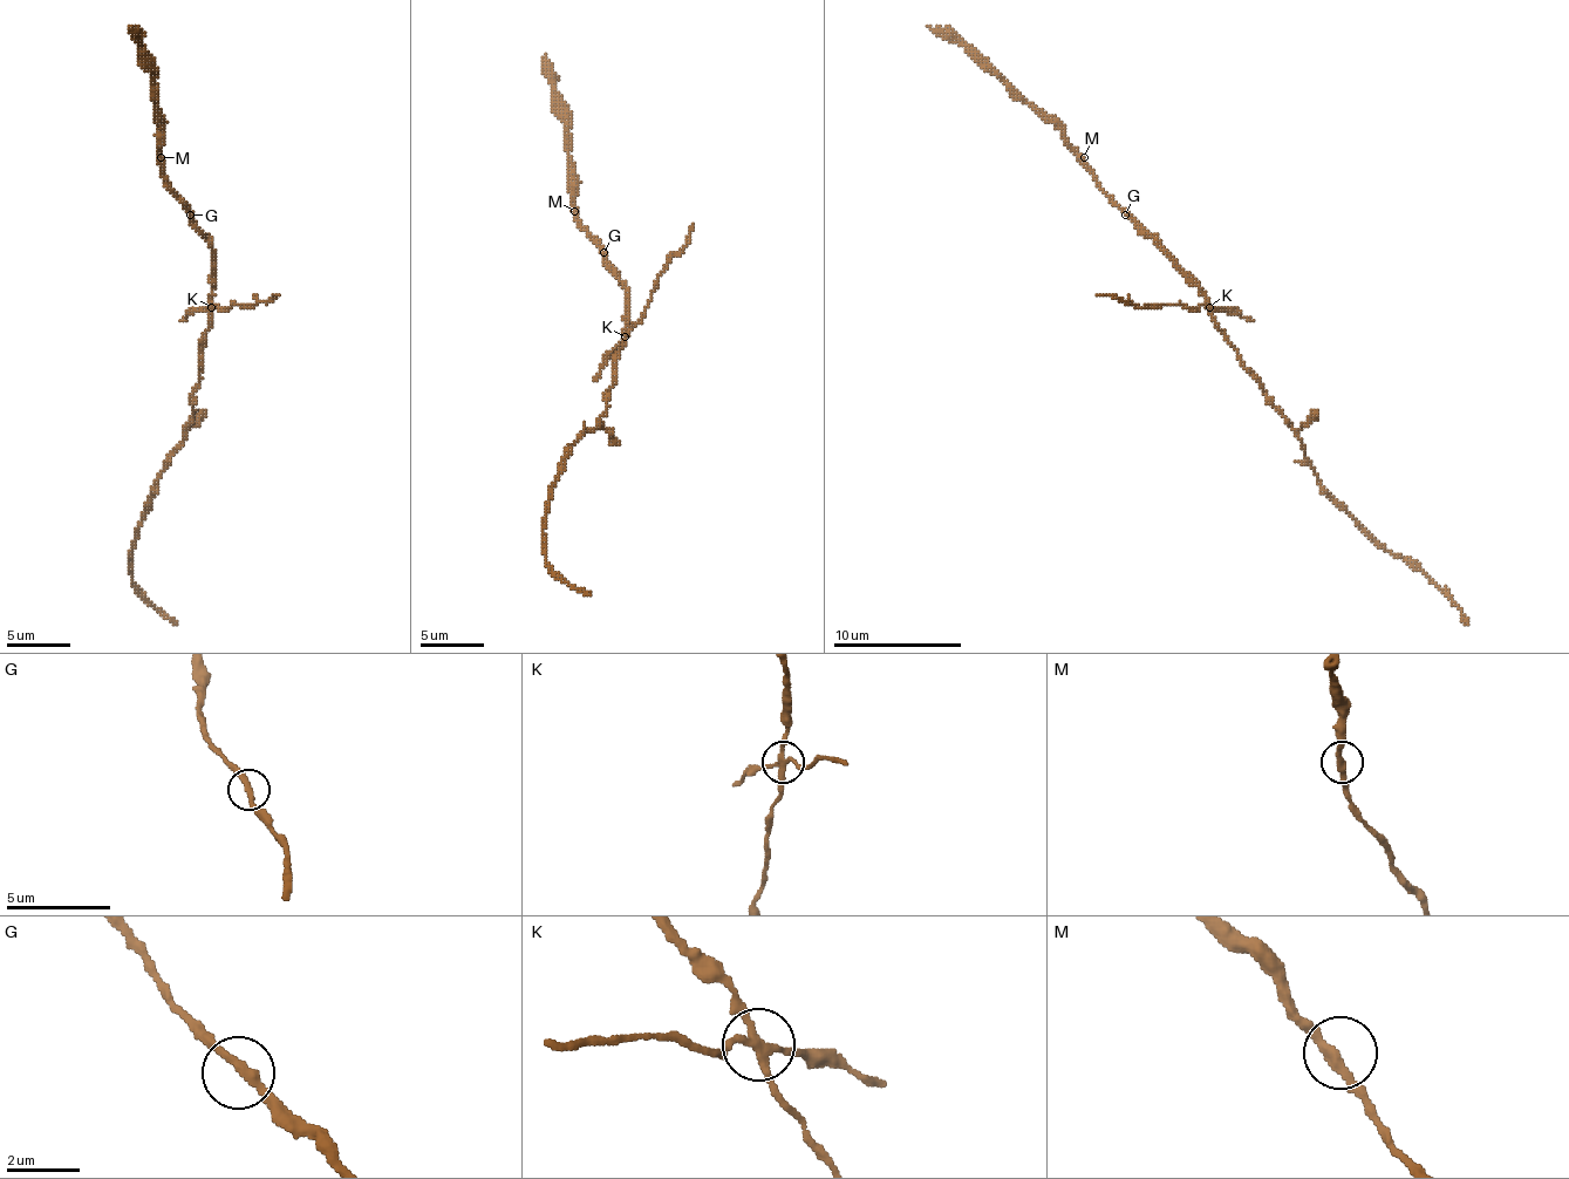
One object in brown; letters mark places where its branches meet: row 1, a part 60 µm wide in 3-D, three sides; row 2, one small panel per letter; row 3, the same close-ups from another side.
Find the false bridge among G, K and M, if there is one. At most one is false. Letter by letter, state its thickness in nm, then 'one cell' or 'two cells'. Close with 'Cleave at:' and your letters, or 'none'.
G: 260 nm thick; one cell
K: 240 nm thick; two cells
M: 280 nm thick; one cell
Cleave at: K

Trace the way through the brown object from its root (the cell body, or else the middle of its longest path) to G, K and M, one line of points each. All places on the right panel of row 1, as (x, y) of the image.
G: (1219, 324), (1206, 292), (1125, 215)
K: (1219, 324), (1208, 307)
M: (1219, 324), (1206, 292), (1100, 186), (1084, 157)

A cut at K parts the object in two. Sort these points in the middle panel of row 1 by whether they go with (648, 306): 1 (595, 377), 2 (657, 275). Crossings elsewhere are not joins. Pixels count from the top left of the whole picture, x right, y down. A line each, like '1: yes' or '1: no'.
1: yes
2: yes

